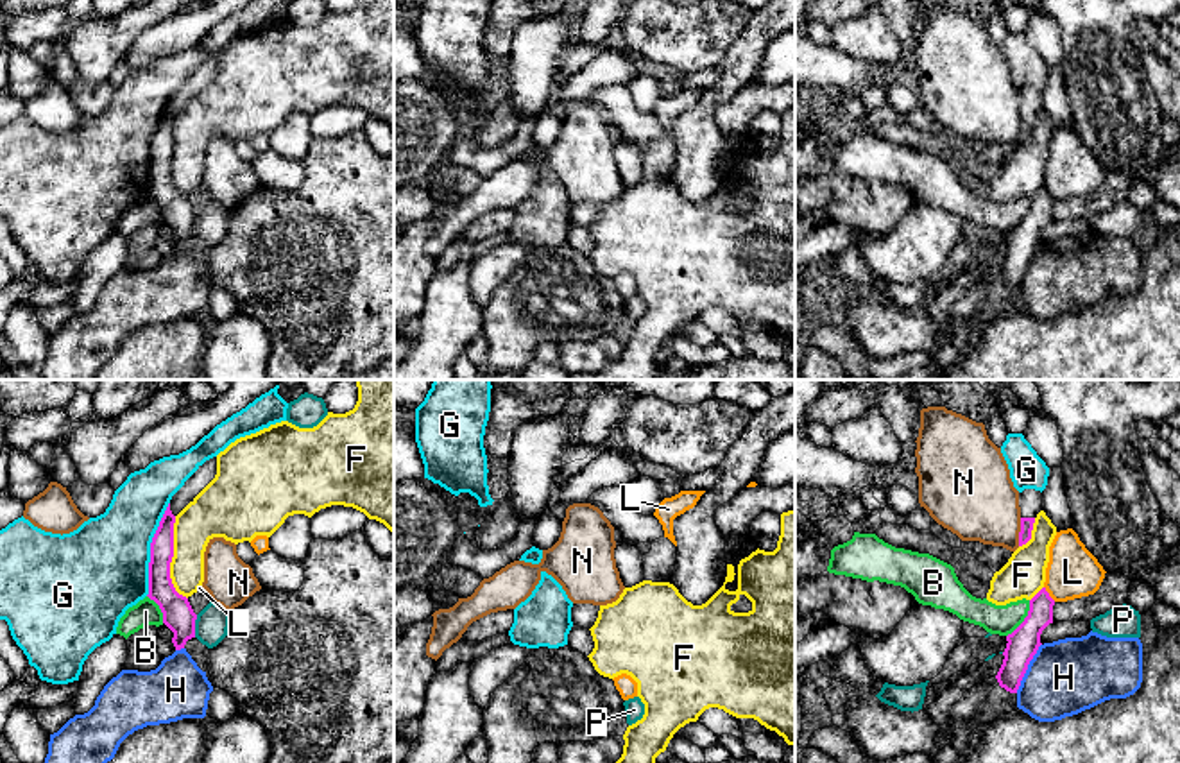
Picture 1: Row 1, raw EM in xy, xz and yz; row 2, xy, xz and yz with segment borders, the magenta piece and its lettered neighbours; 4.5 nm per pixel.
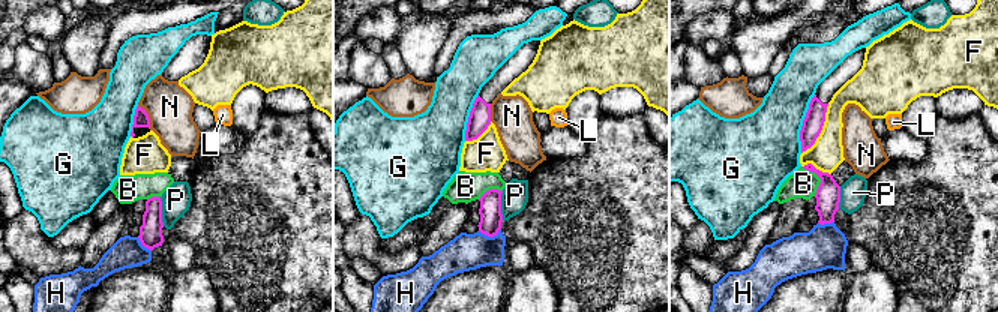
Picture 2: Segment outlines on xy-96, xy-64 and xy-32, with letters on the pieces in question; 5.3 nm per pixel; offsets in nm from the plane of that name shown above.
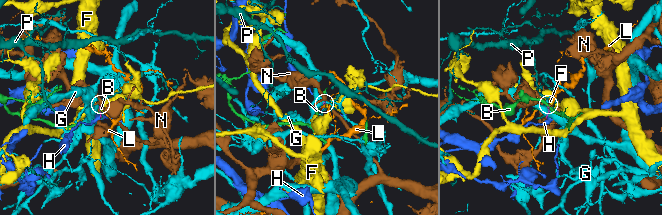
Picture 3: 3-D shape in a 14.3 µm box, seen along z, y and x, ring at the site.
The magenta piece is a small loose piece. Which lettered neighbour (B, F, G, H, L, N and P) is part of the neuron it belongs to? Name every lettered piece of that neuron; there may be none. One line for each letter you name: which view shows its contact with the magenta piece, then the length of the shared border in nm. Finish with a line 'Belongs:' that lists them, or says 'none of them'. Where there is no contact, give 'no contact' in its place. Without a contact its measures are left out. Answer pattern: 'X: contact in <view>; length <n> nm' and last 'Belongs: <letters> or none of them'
Belongs: none of them

